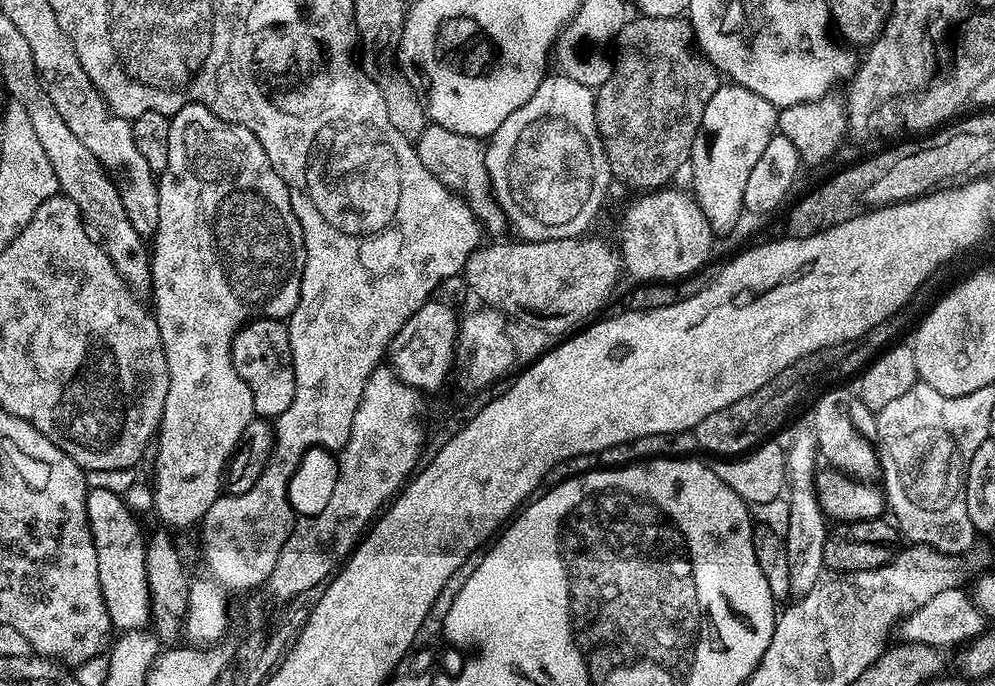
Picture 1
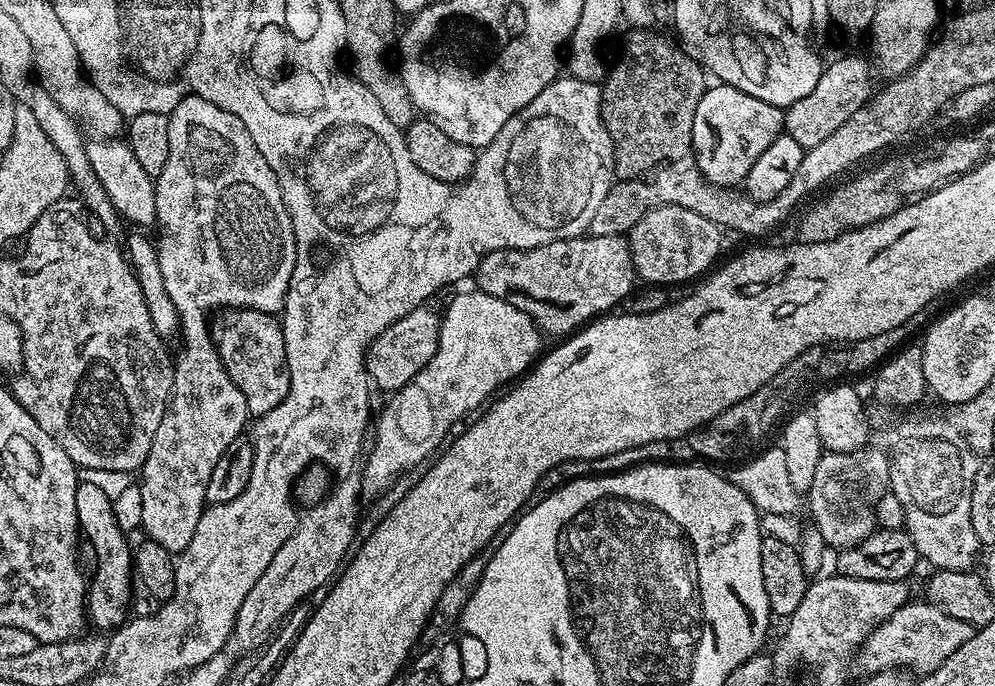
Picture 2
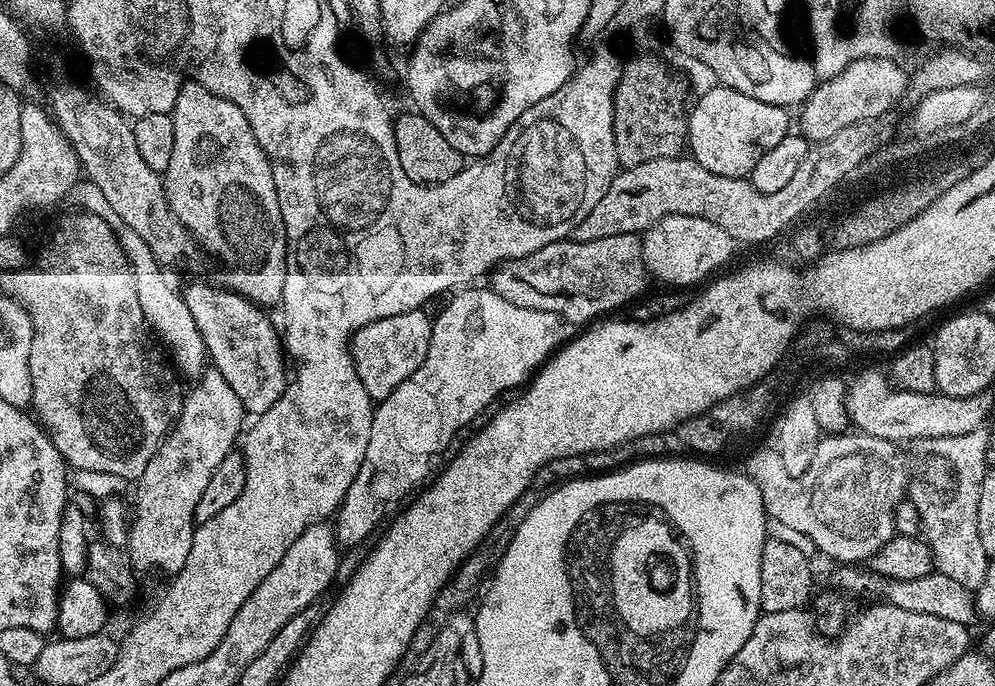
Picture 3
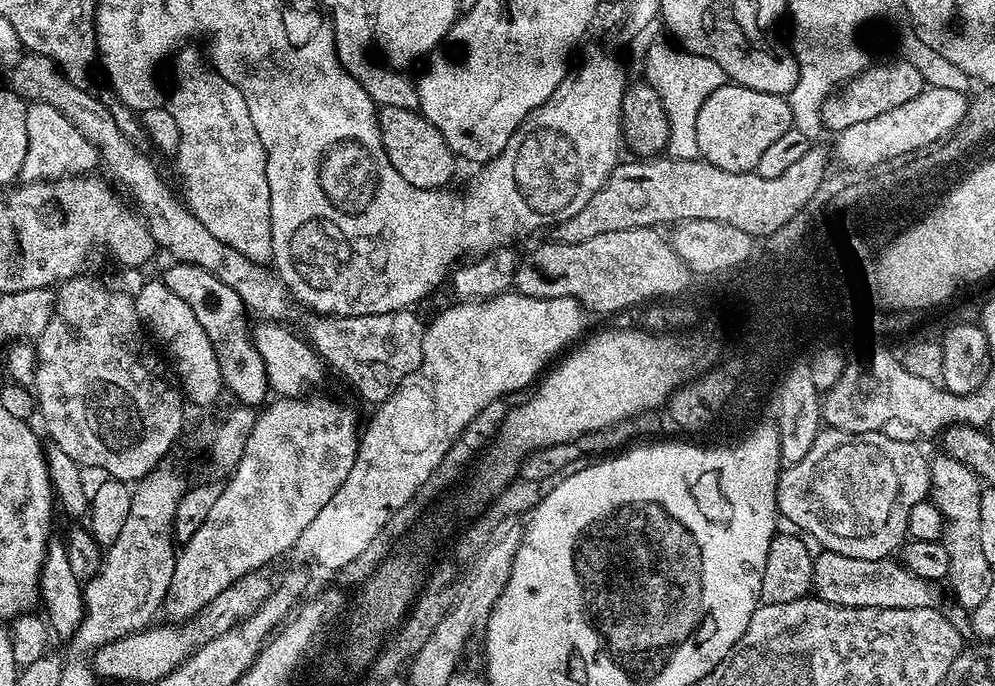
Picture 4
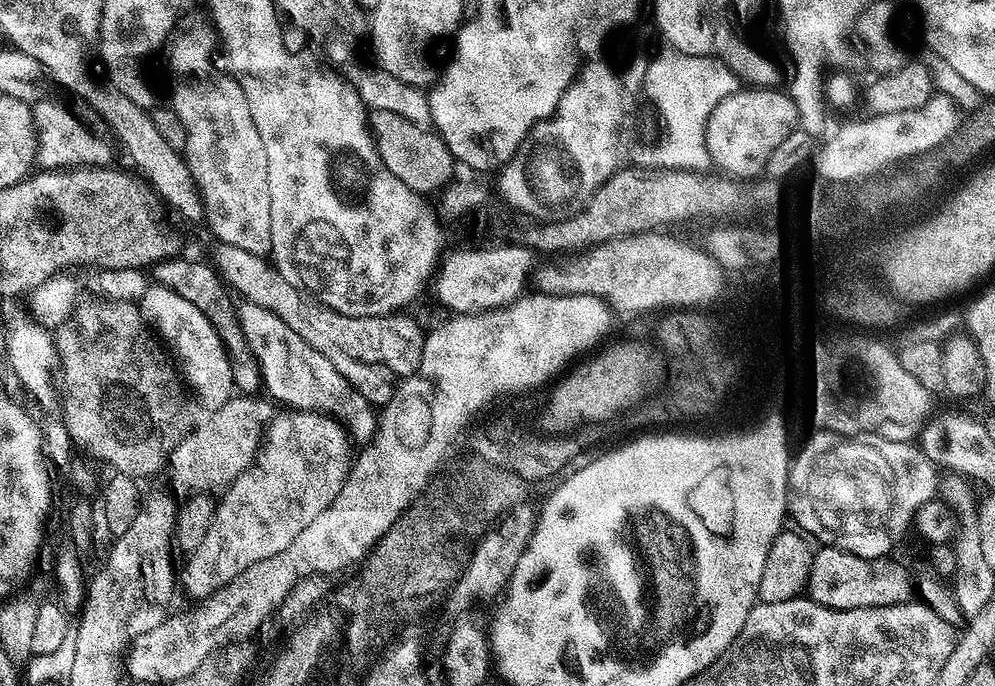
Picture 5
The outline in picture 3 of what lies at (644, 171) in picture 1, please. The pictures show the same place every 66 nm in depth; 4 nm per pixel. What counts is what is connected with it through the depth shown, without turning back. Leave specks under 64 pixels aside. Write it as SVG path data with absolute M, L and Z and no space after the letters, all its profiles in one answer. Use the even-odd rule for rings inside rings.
M636 54L632 61L625 63L621 70L621 80L616 87L614 94L614 146L616 147L616 158L621 169L633 168L634 166L642 166L642 162L654 162L658 158L670 158L671 156L679 156L685 151L686 141L688 138L688 112L686 104L684 108L684 96L680 93L681 77L671 72L655 54Z

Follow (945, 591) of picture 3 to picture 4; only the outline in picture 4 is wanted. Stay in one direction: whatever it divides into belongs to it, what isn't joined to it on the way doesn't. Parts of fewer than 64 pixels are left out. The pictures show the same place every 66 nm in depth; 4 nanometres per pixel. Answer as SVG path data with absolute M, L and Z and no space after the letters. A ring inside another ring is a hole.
M821 551L813 559L812 565L814 566L812 592L815 599L825 600L827 604L837 604L840 608L897 608L898 610L933 607L933 585L908 572L903 564L895 559L846 558L846 554Z

